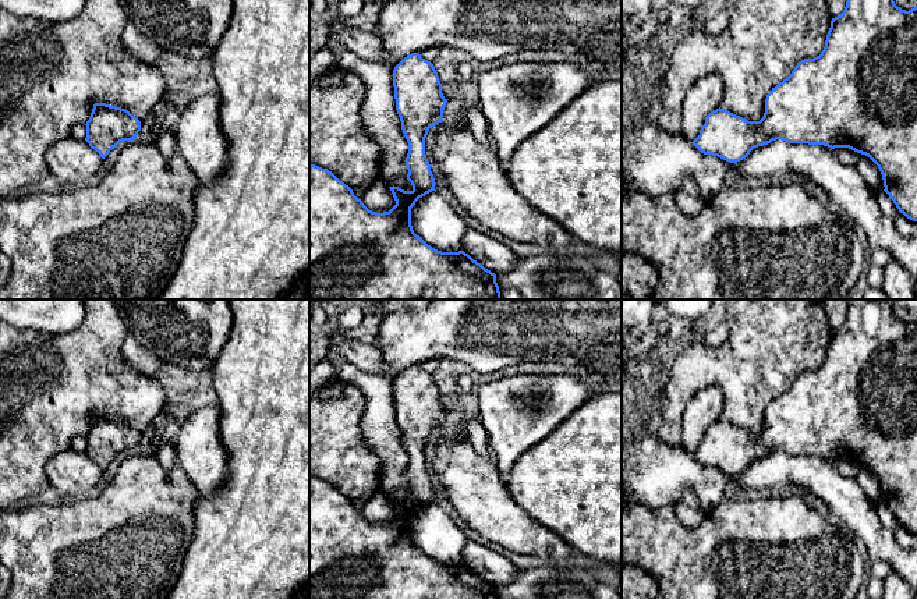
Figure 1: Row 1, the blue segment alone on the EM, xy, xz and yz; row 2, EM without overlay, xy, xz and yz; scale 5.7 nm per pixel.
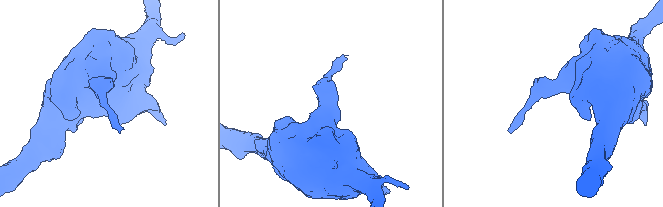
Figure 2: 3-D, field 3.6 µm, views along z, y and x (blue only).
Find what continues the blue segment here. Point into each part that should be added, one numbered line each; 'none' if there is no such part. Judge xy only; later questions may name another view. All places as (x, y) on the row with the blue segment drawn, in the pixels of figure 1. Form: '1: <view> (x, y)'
none

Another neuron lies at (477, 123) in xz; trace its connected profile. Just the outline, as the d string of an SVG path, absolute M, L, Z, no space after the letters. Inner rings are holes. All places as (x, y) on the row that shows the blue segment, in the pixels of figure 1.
M471 107L464 111L465 123L474 138L482 145L491 145L493 142L488 130L488 121L479 107Z

